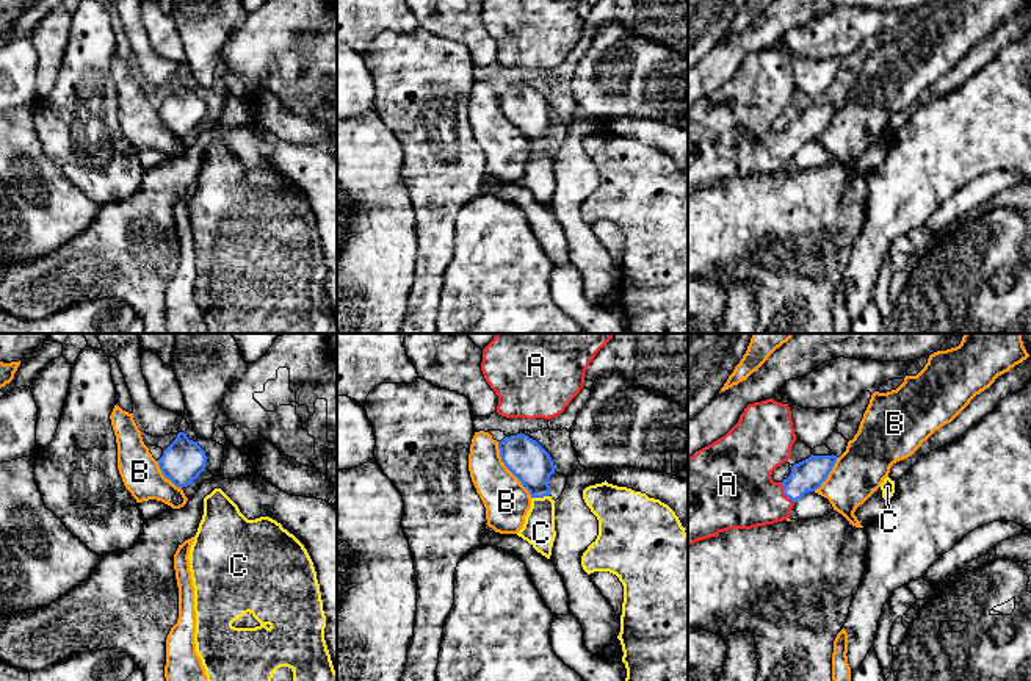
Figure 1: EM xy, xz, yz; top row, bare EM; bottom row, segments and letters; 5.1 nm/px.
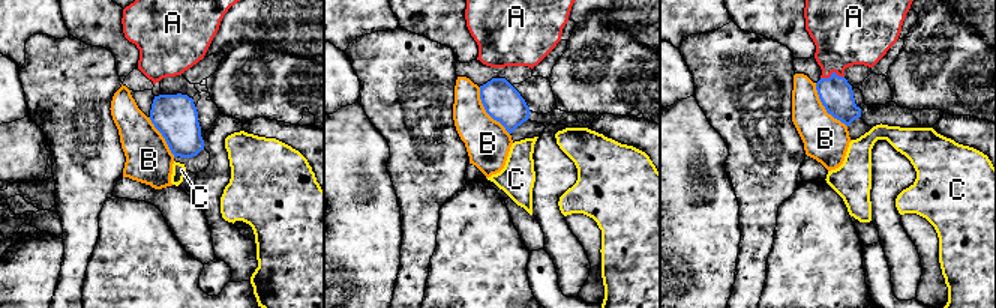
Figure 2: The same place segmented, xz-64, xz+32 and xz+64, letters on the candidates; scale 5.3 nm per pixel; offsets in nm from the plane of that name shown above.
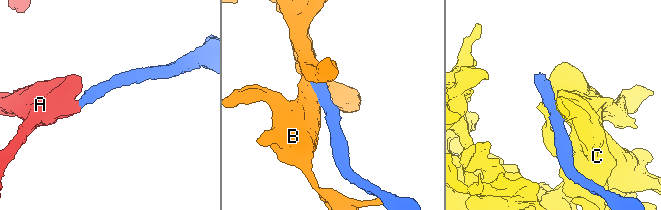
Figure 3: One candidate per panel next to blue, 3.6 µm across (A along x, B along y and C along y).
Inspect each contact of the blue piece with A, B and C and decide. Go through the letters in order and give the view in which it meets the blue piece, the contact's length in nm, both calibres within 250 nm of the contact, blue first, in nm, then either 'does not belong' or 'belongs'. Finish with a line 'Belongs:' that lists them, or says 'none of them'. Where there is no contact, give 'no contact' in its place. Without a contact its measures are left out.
A: meets blue in yz; contact 130 nm long; 160 nm thick on the blue side, 400 nm on the other; belongs
B: meets blue in xz; contact 340 nm long; 200 nm thick on the blue side, 240 nm on the other; does not belong
C: meets blue in xz; contact 90 nm long; 200 nm thick on the blue side, 160 nm on the other; does not belong
Belongs: A

